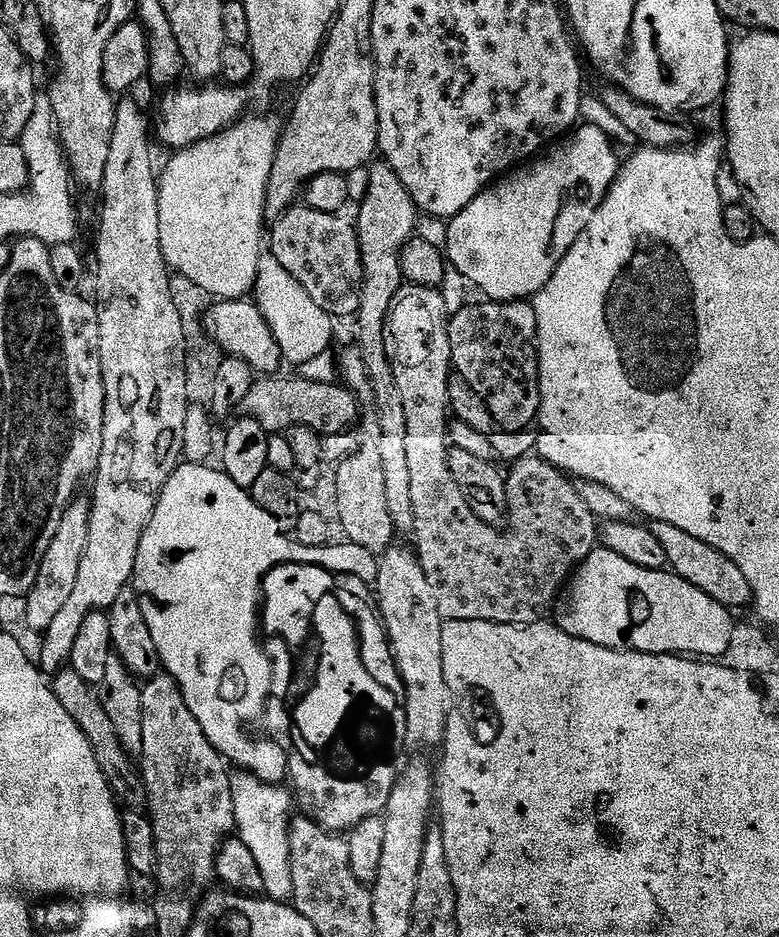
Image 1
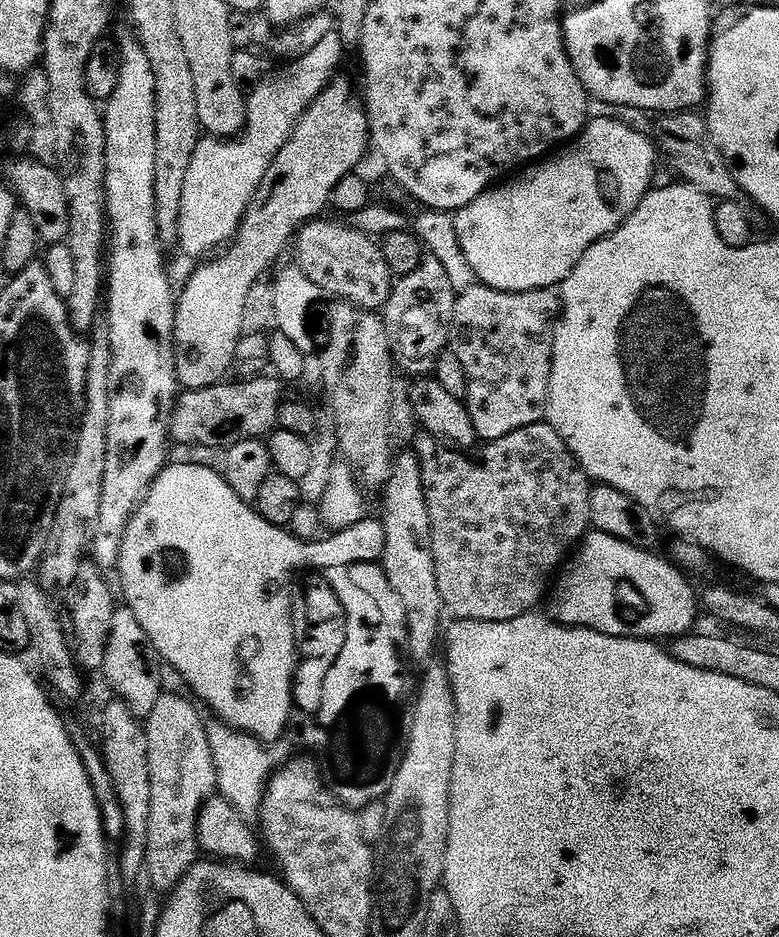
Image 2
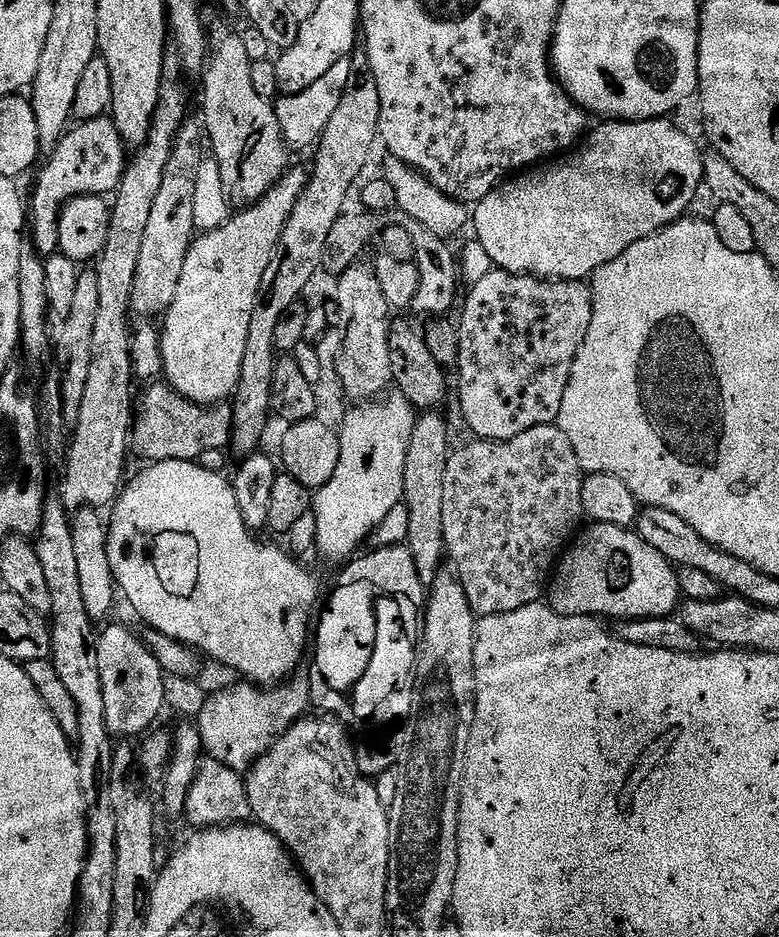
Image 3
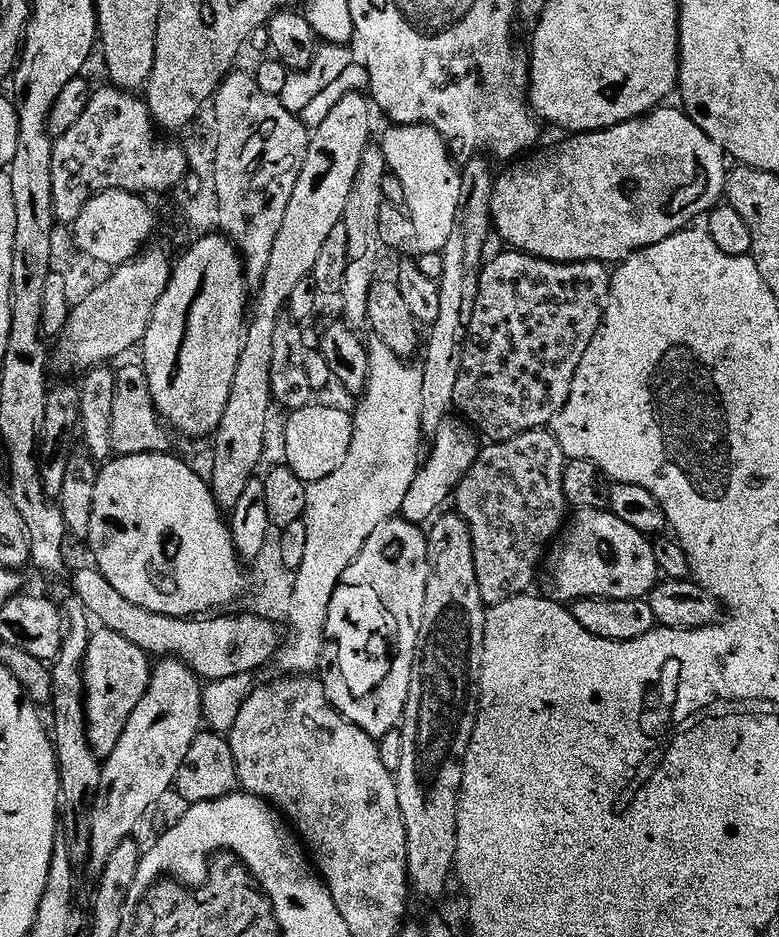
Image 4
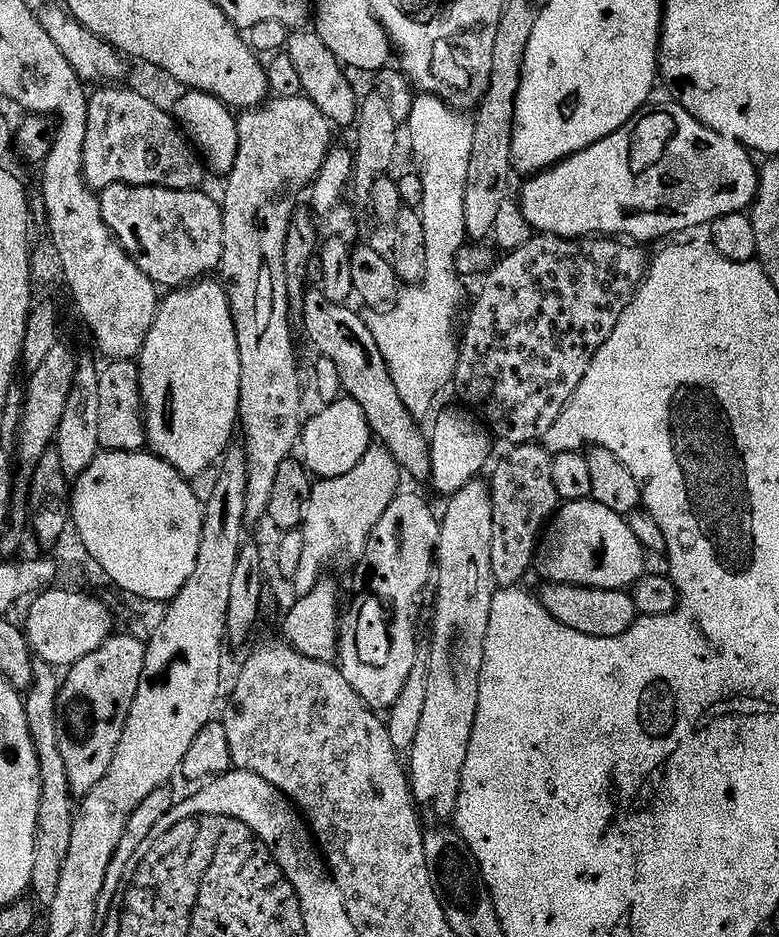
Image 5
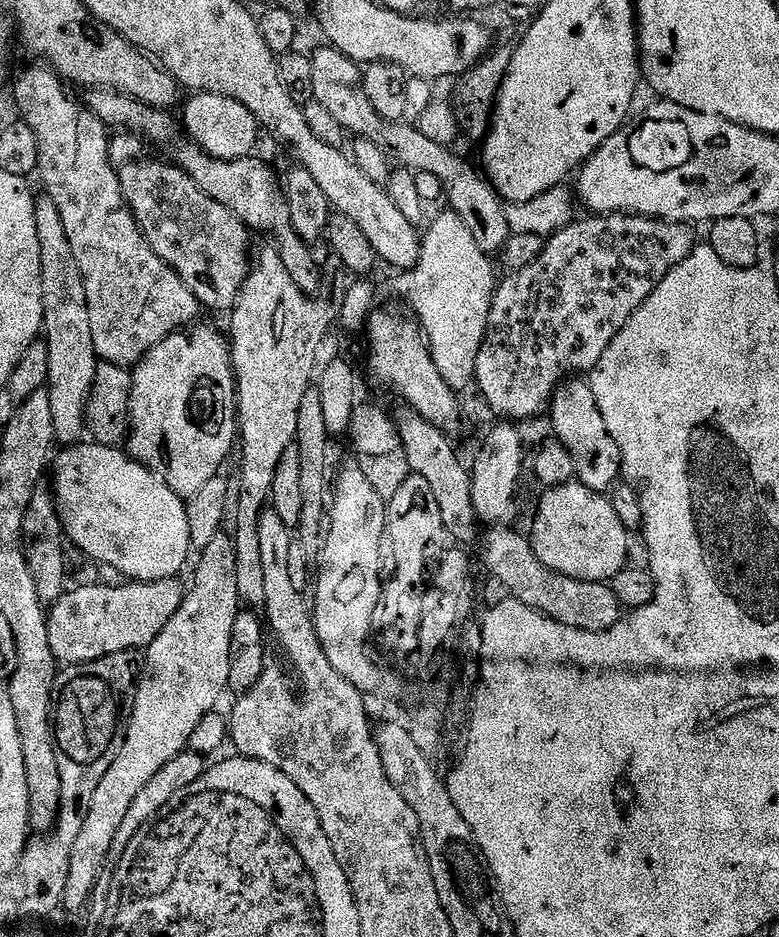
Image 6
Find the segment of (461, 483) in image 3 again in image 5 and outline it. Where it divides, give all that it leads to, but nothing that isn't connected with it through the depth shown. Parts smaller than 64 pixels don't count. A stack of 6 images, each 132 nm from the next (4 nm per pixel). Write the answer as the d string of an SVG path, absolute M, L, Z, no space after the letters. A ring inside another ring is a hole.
M539 443L521 444L511 449L512 453L497 466L493 467L492 480L490 479L490 487L492 490L492 505L494 506L494 542L490 546L490 554L492 555L492 573L496 579L497 585L500 588L515 588L521 583L520 579L527 574L528 571L533 571L538 545L542 539L542 533L545 531L546 525L555 517L562 501L558 490L554 490L554 470L552 469L552 456L547 448L541 446Z

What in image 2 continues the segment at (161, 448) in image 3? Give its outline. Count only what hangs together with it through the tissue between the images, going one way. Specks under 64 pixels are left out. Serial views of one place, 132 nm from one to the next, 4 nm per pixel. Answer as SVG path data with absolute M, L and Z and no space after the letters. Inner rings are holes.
M260 376L245 384L228 383L211 384L209 388L193 388L179 393L168 420L168 431L177 445L219 445L222 432L227 428L236 438L264 438L277 427L282 400L274 393L272 381Z

